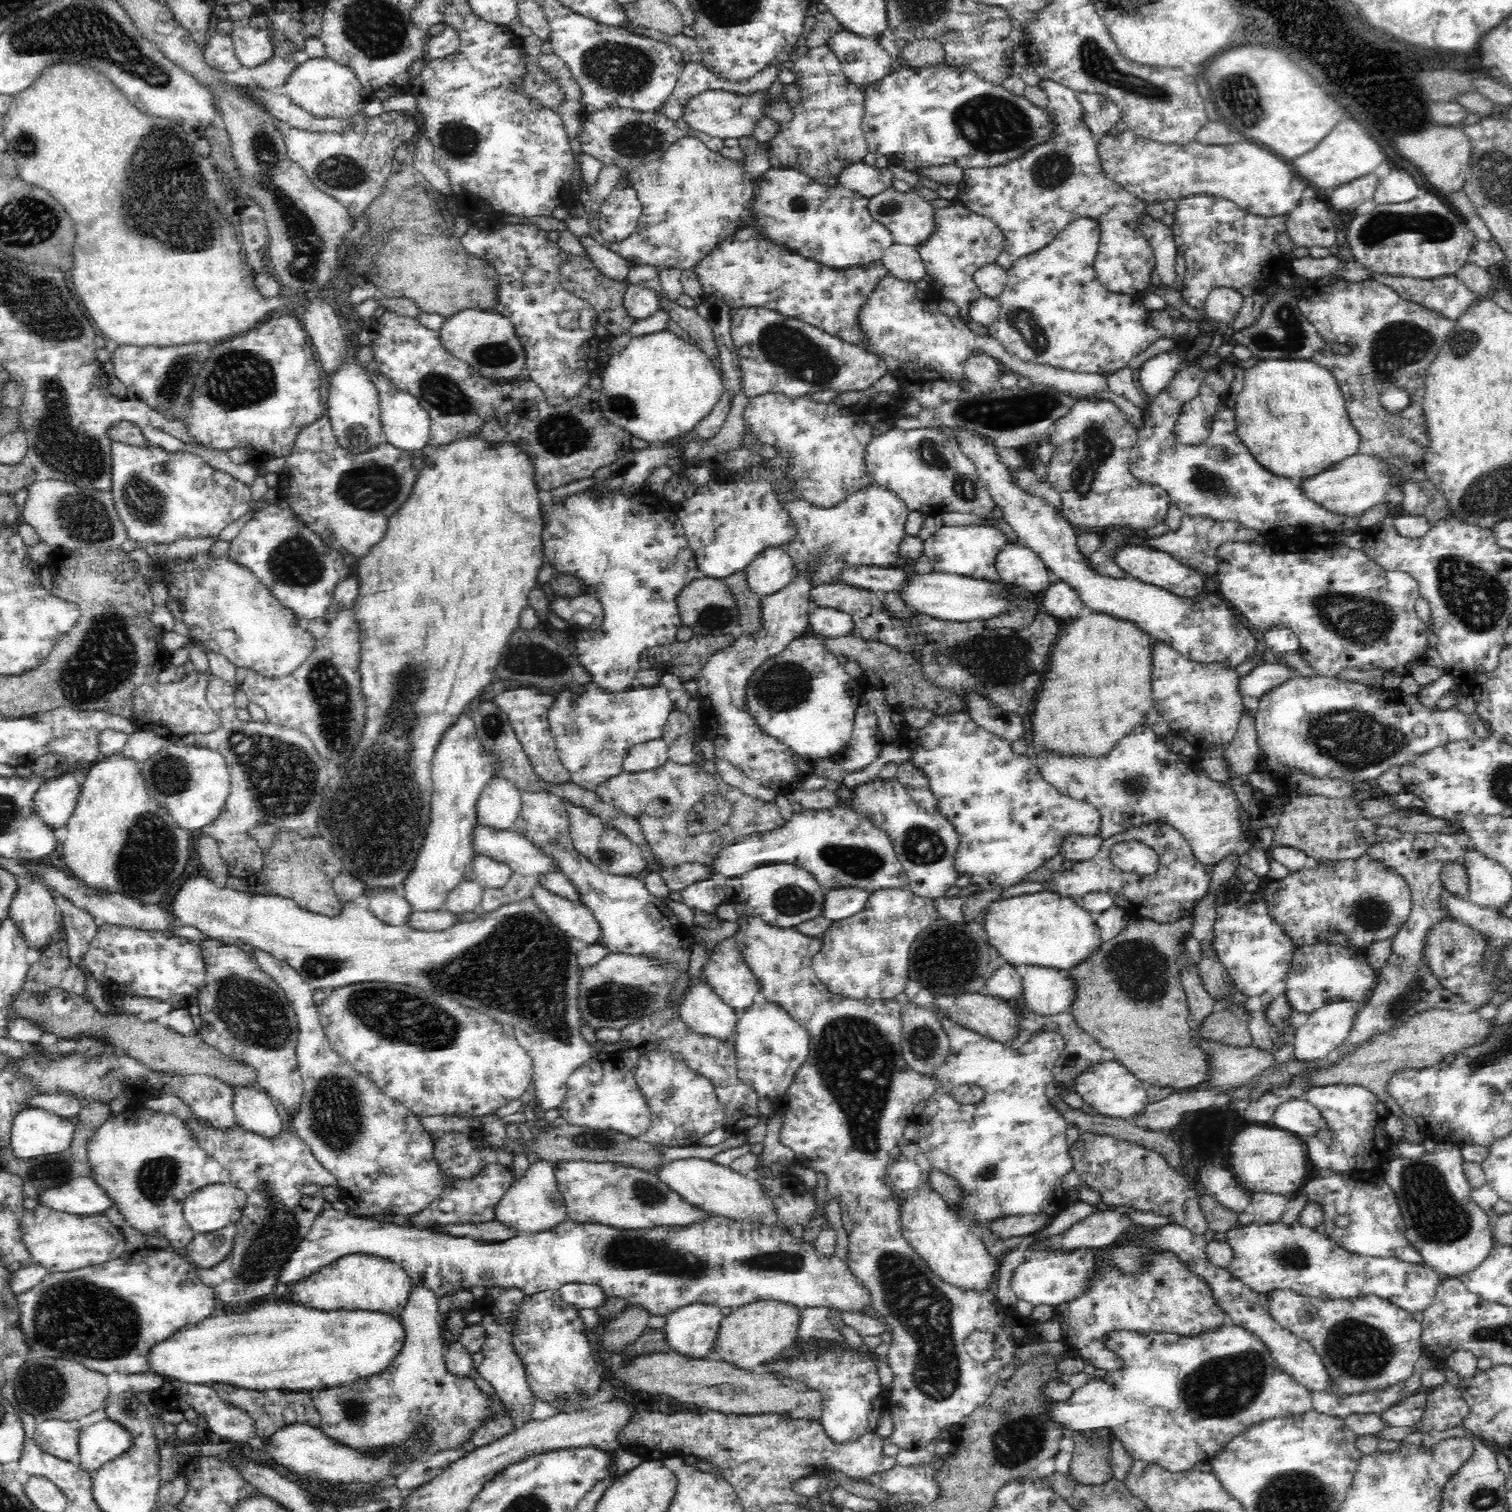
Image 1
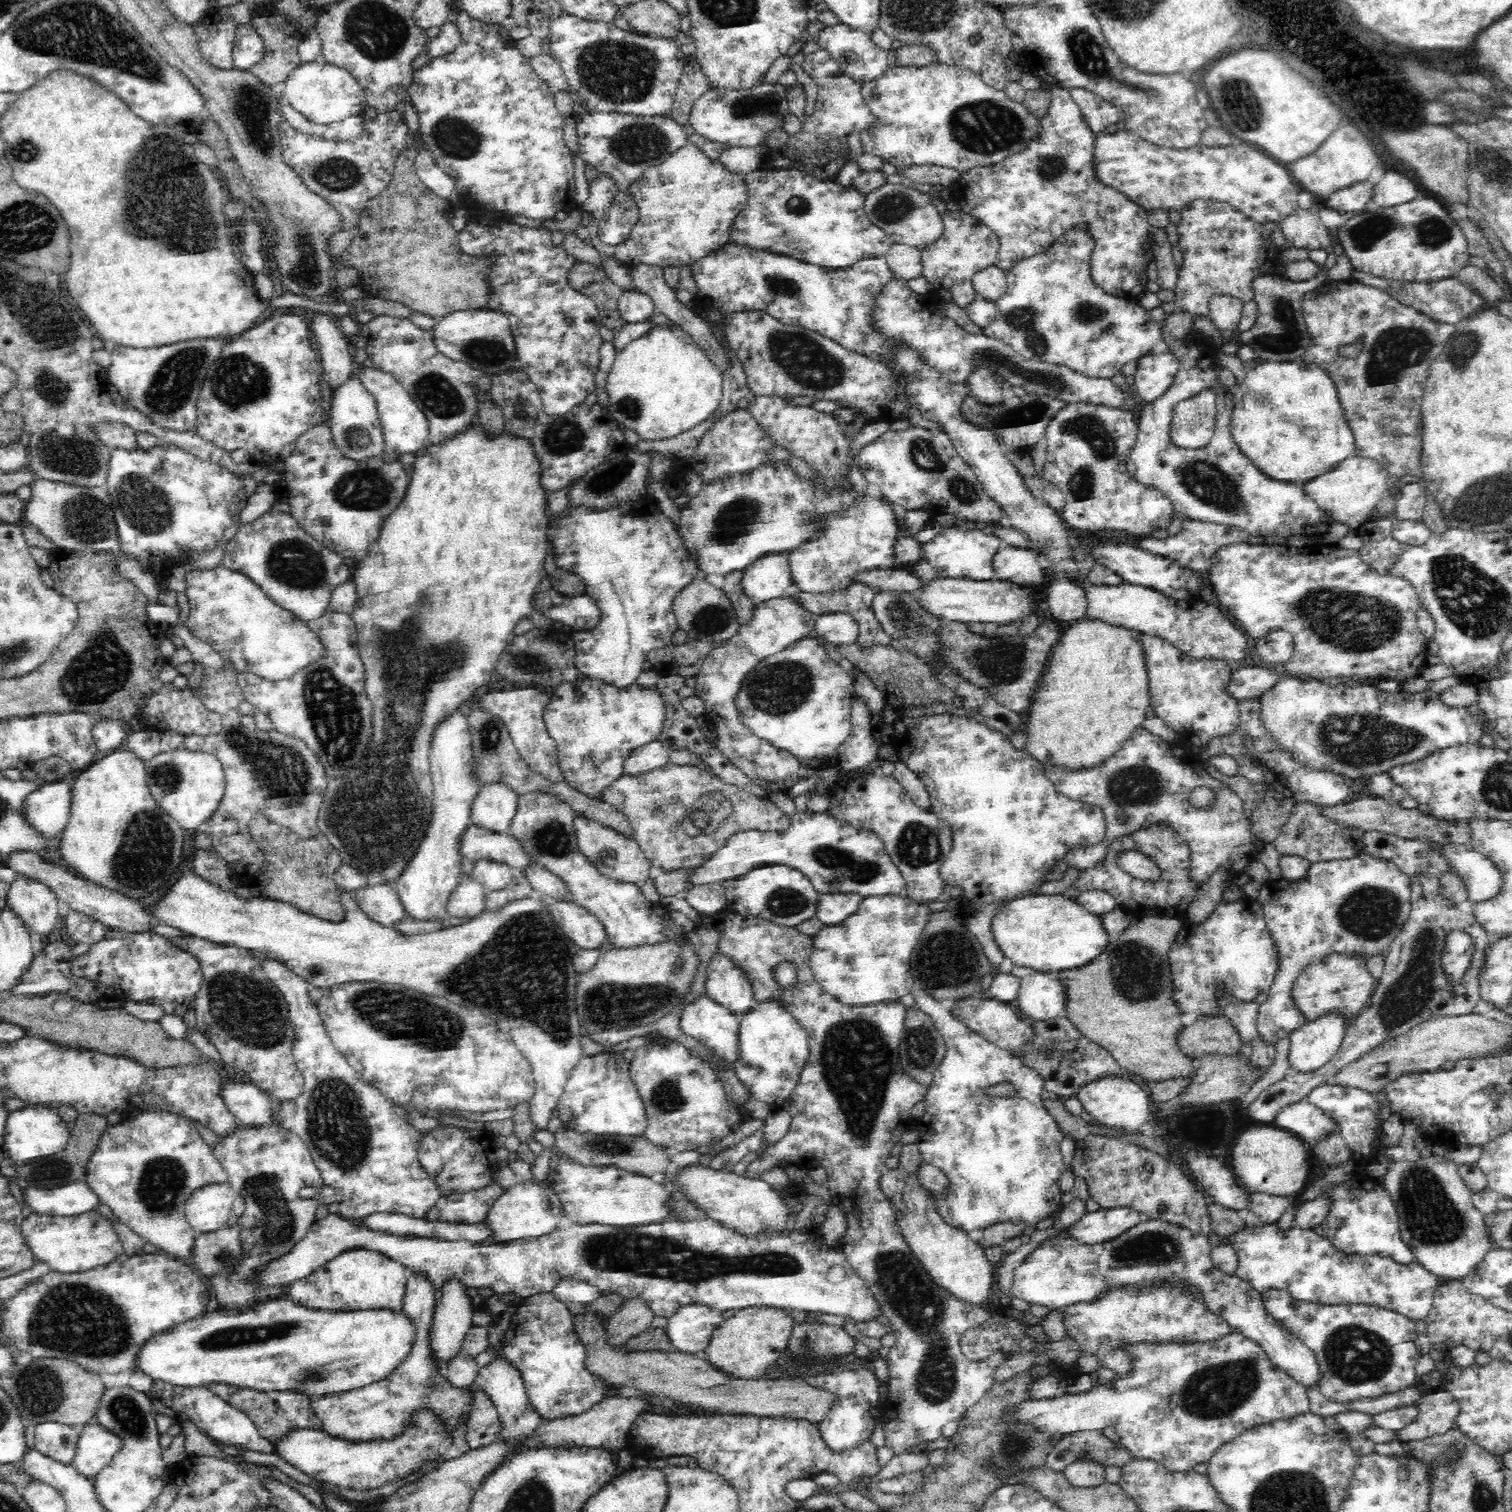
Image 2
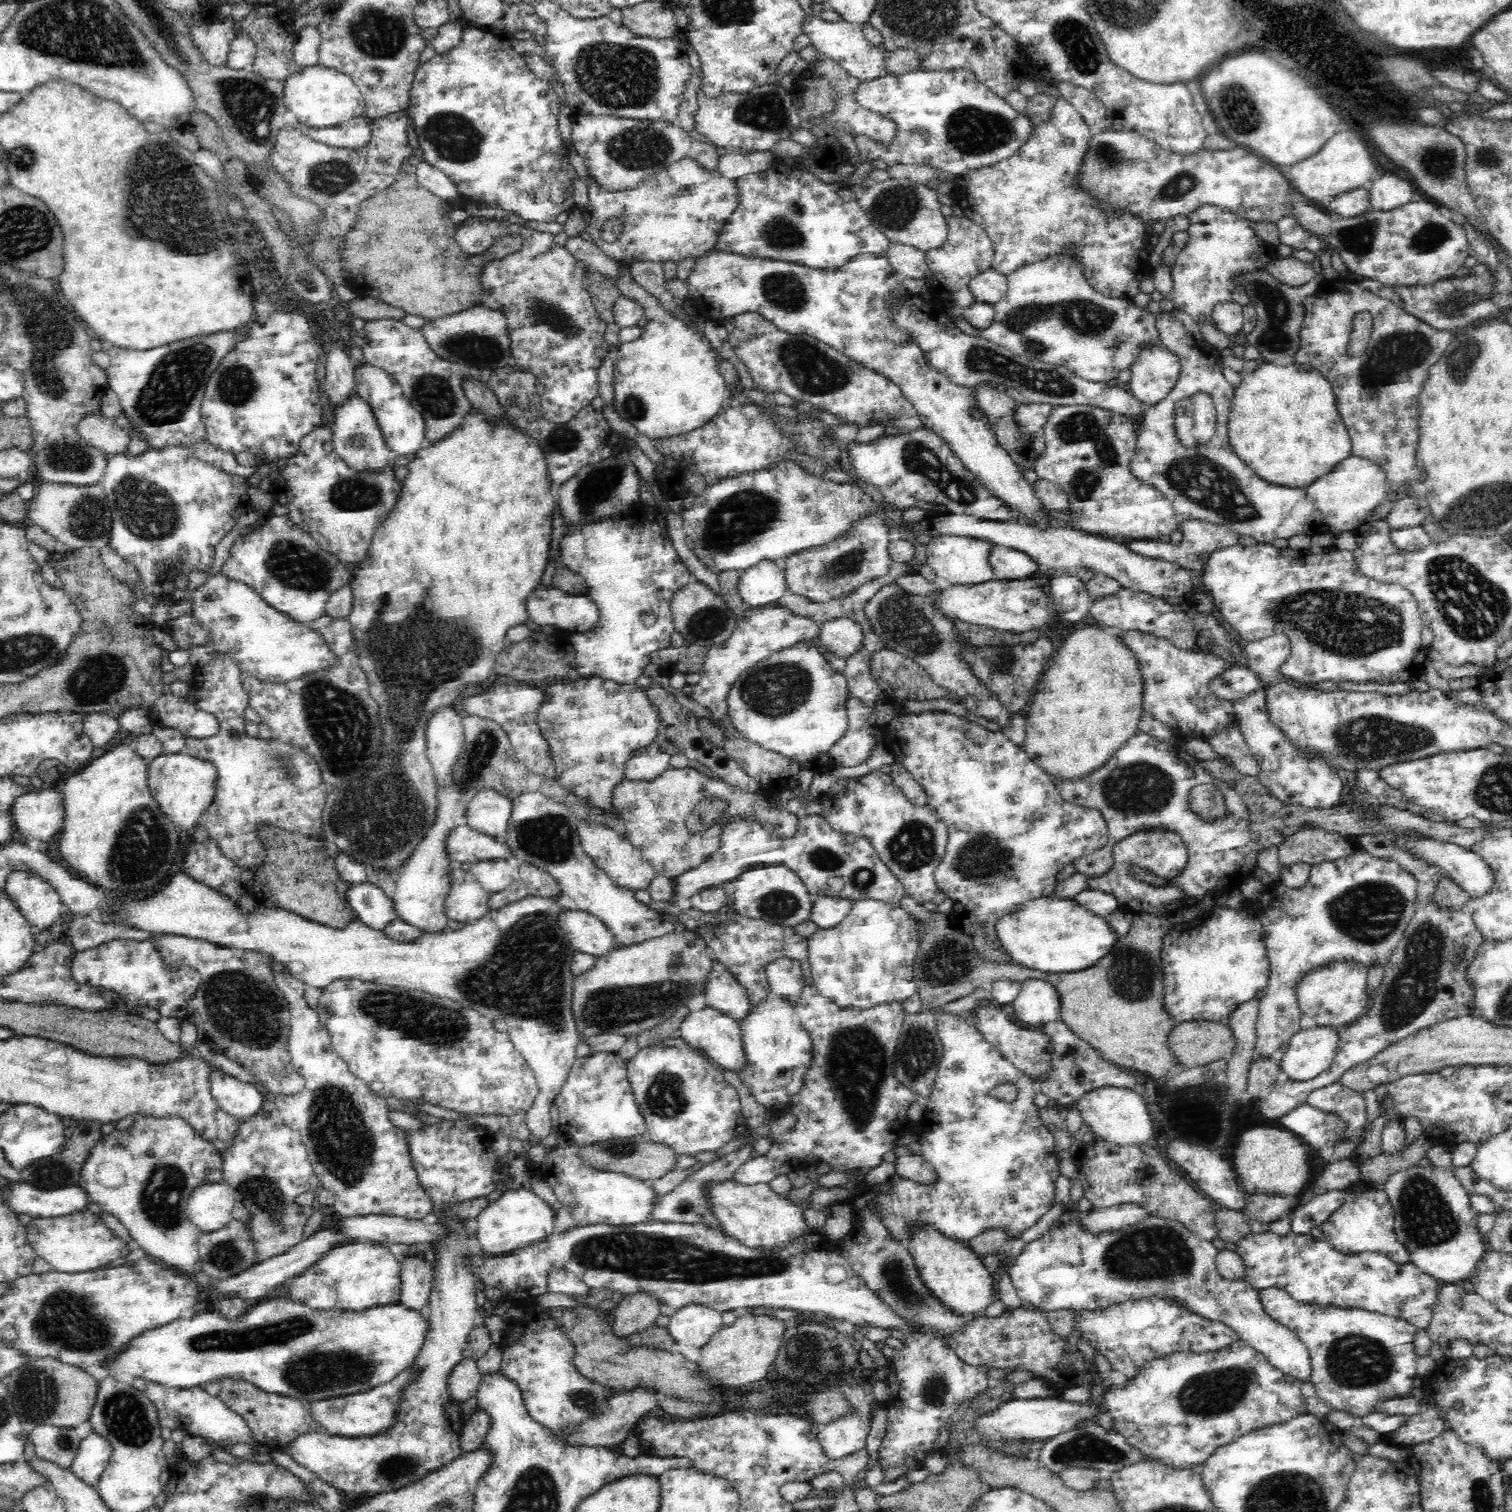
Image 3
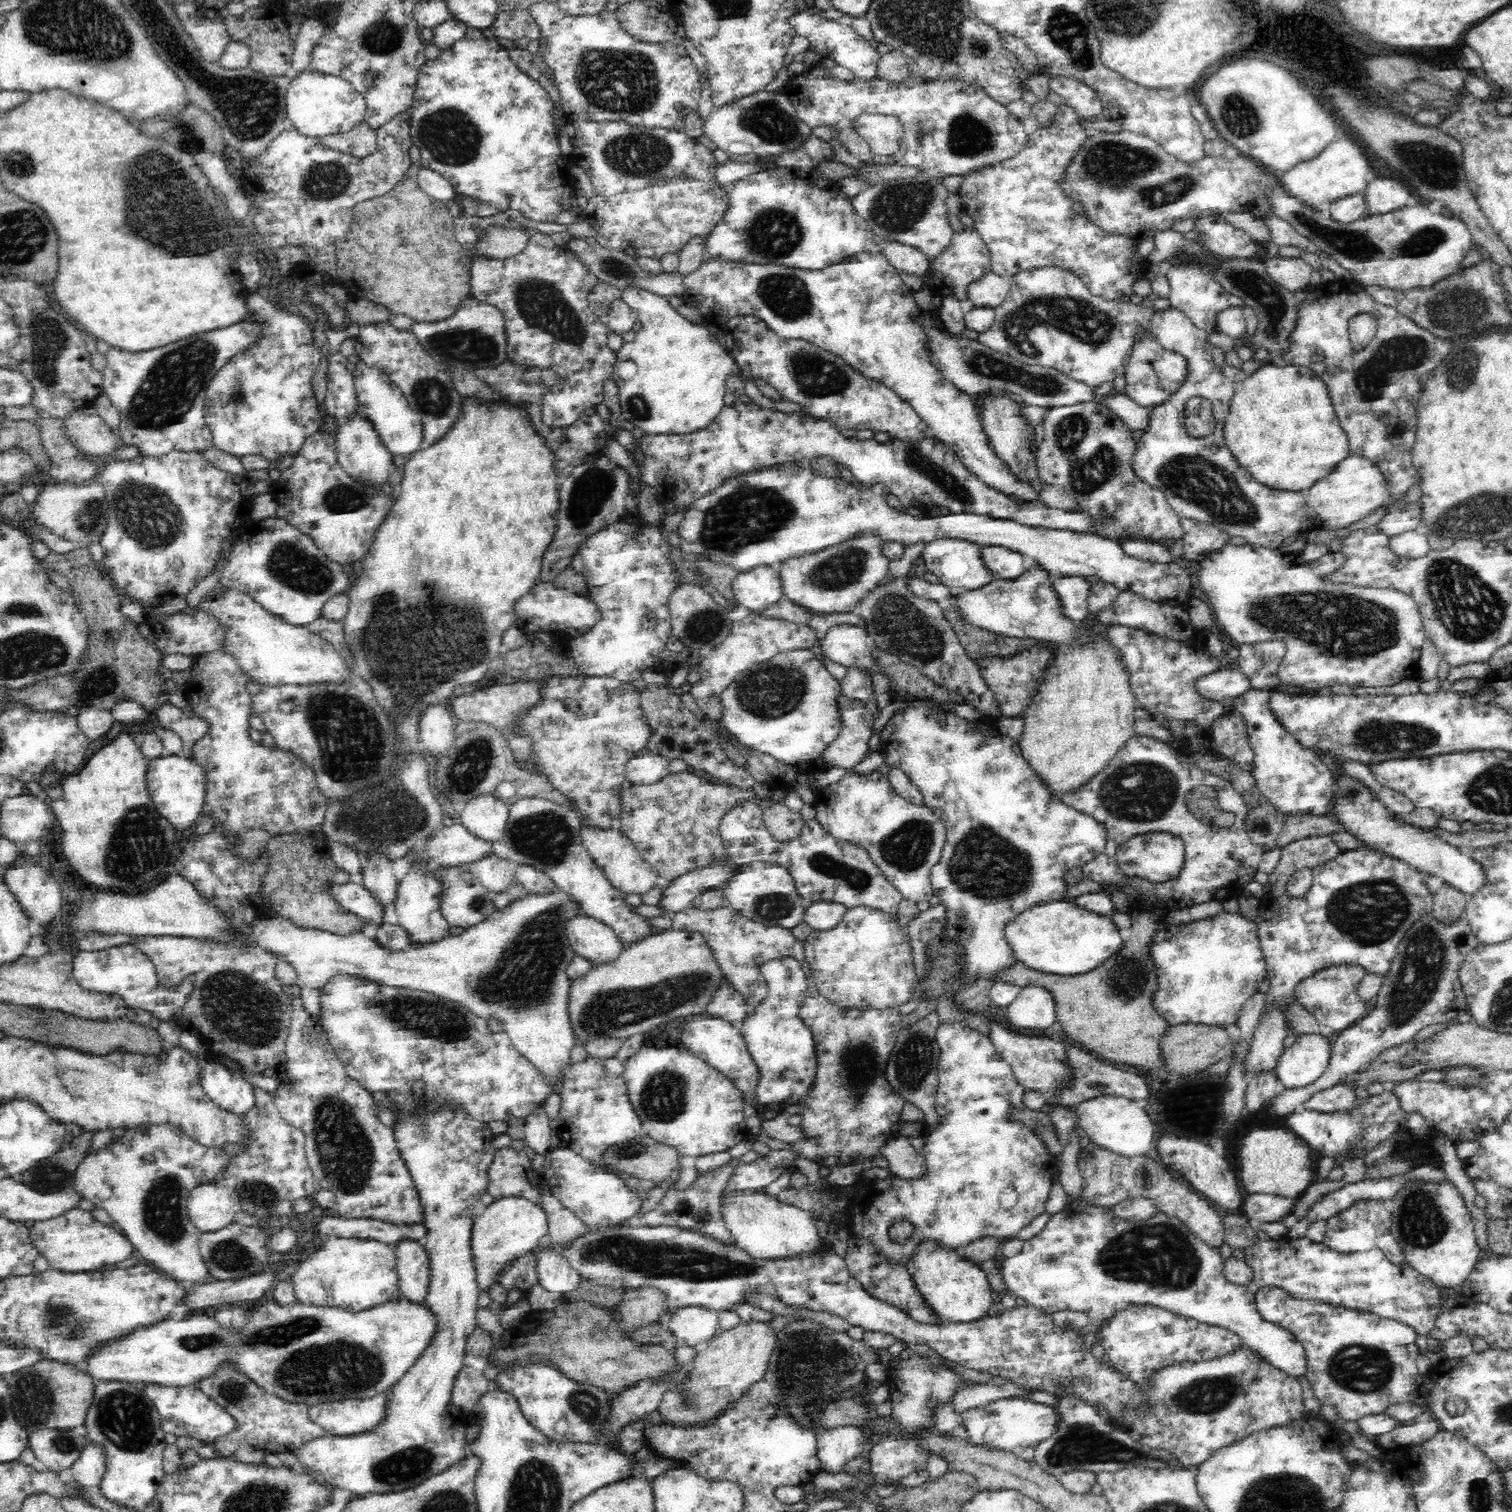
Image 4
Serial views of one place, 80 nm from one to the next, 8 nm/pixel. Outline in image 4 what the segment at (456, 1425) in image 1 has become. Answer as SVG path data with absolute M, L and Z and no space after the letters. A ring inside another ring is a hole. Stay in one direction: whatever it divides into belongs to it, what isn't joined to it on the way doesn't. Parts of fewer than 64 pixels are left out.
M417 1242L394 1246L401 1296L414 1305L422 1305L430 1286L430 1257ZM384 1389L366 1398L343 1398L319 1402L309 1406L312 1421L326 1434L350 1436L374 1430L384 1422L390 1404L390 1389Z

